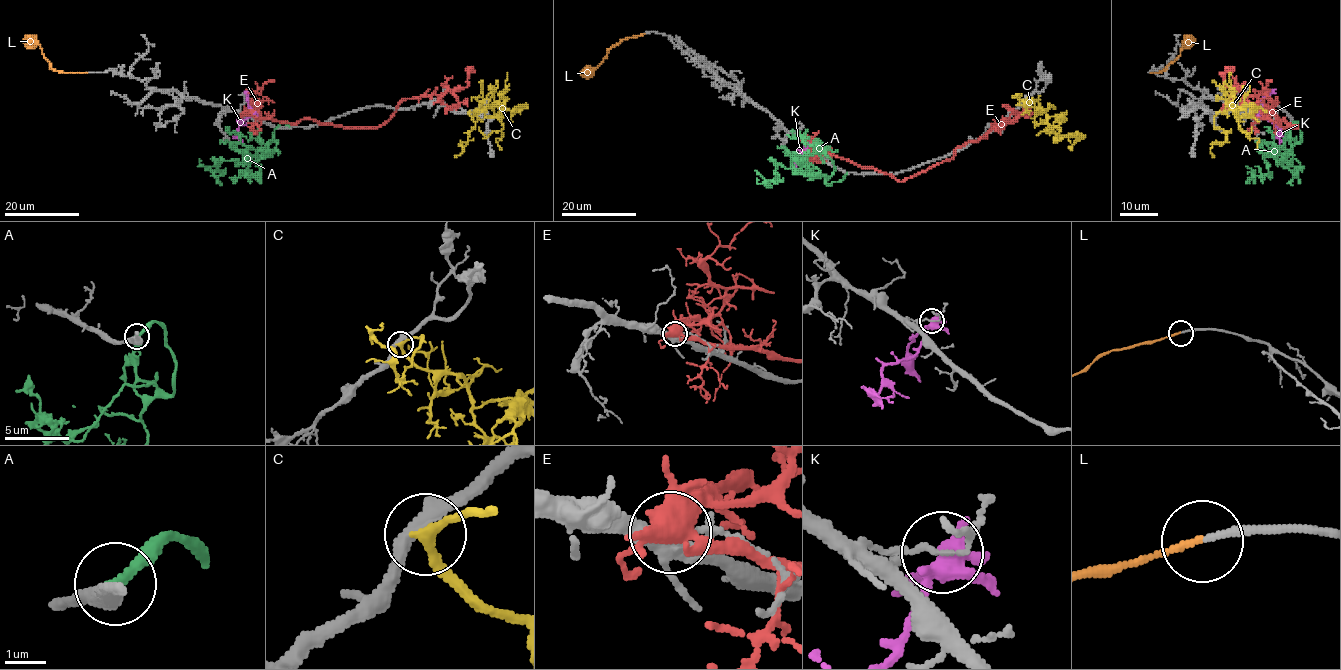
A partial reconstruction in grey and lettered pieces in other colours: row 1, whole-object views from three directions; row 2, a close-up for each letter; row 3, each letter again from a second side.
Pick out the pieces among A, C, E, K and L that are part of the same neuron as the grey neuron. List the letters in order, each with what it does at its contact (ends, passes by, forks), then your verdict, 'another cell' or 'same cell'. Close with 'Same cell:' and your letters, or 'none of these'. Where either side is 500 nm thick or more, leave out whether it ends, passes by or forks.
A: it ends; another cell
C: it passes by; another cell
E: it forks; another cell
K: it forks; another cell
L: it ends; same cell
Same cell: L

